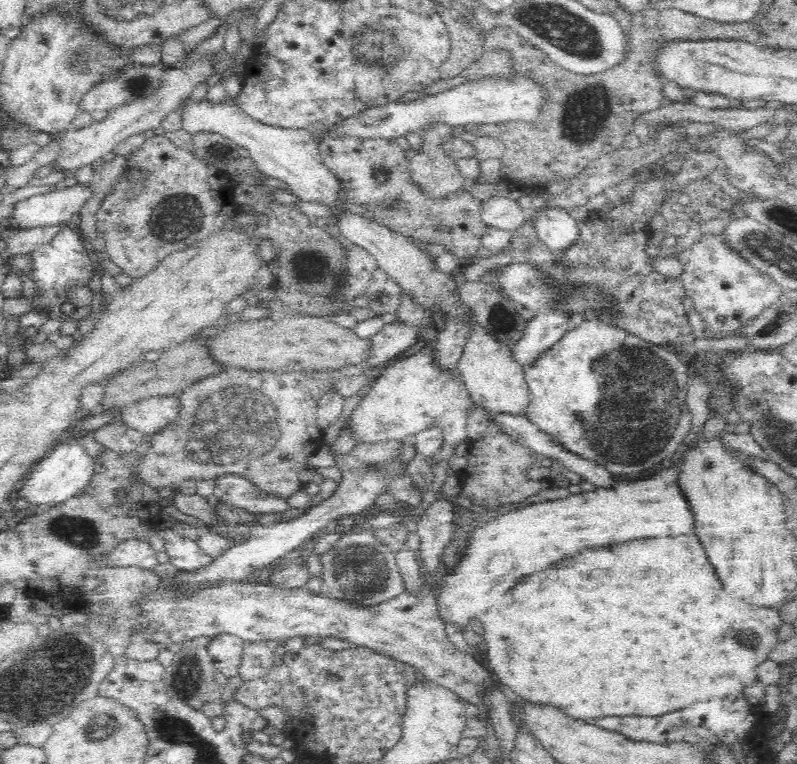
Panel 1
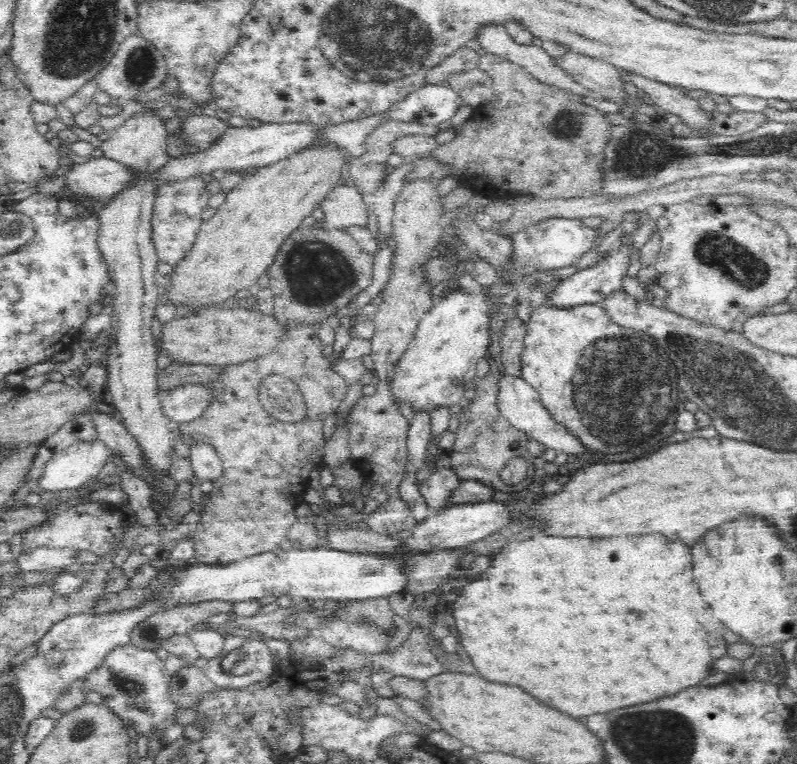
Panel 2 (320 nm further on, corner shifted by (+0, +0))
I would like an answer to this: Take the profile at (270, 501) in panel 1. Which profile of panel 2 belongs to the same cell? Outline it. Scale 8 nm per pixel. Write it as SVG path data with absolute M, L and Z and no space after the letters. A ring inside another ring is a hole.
M210 445L191 447L189 457L196 480L208 480L208 482L215 484L224 477L225 469L222 459Z

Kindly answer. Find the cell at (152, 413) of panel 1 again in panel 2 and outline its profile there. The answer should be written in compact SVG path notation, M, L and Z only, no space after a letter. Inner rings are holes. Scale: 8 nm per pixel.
M184 384L161 397L162 413L171 428L196 421L206 410L212 392L206 384Z

